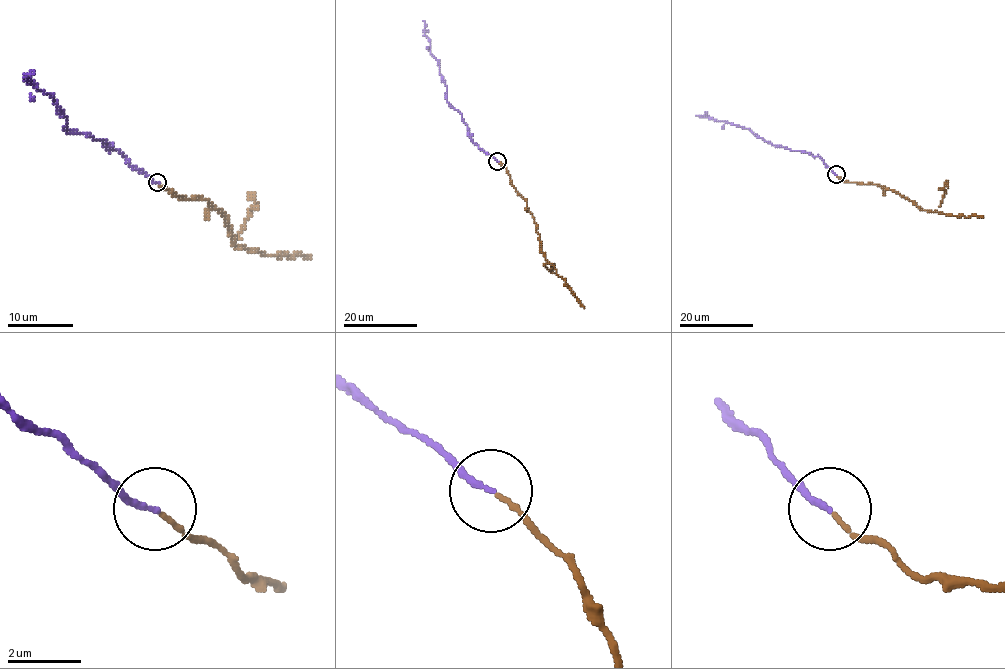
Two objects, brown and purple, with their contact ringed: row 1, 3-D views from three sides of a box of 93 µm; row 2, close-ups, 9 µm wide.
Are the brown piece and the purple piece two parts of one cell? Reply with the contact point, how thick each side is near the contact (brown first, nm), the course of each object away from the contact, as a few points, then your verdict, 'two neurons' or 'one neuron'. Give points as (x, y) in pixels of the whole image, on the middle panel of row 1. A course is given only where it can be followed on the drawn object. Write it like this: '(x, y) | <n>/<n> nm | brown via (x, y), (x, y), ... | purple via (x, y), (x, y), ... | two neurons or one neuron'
(497, 161) | 120/160 nm | brown via (498, 161), (507, 170), (510, 183), (527, 203), (544, 258), (584, 308) | purple via (497, 161), (475, 144), (461, 115), (447, 101), (438, 61), (430, 51), (430, 42), (424, 33), (424, 20) | one neuron

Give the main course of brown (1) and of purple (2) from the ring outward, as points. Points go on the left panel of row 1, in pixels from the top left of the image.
1: (158, 183), (173, 195), (209, 200), (209, 205), (227, 218), (232, 244), (286, 257), (301, 254), (311, 257)
2: (156, 182), (100, 139), (66, 131), (66, 118), (51, 96), (26, 81), (26, 76)

